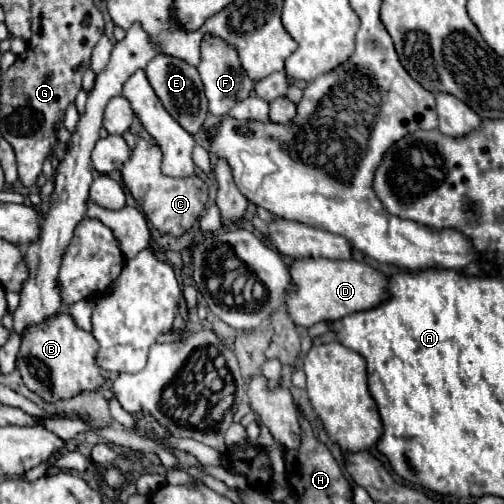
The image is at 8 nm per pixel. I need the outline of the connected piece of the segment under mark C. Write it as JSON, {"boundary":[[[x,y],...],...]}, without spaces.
{"boundary":[[[137,138],[137,144],[131,152],[131,158],[121,168],[121,178],[141,210],[145,212],[149,224],[159,232],[173,236],[185,234],[201,216],[207,204],[207,184],[199,176],[187,178],[169,178],[161,172],[161,150],[157,144],[151,144],[143,138]]]}

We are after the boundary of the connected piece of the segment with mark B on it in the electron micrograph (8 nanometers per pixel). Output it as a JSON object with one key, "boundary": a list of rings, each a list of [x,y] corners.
{"boundary":[[[59,312],[41,324],[25,328],[17,354],[17,368],[29,390],[37,392],[45,402],[55,402],[59,398],[71,398],[81,390],[95,390],[101,386],[101,368],[95,364],[97,350],[99,344],[93,334],[81,330],[69,312]]]}

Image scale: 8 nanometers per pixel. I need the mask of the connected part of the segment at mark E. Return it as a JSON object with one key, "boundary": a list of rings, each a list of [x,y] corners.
{"boundary":[[[159,52],[151,64],[147,64],[145,68],[147,78],[155,90],[155,94],[159,96],[159,100],[163,102],[165,110],[189,132],[189,134],[197,134],[203,128],[205,116],[207,116],[207,98],[203,92],[203,82],[199,78],[199,72],[195,66],[187,64],[185,60],[179,60],[175,56],[167,56],[163,52]]]}

